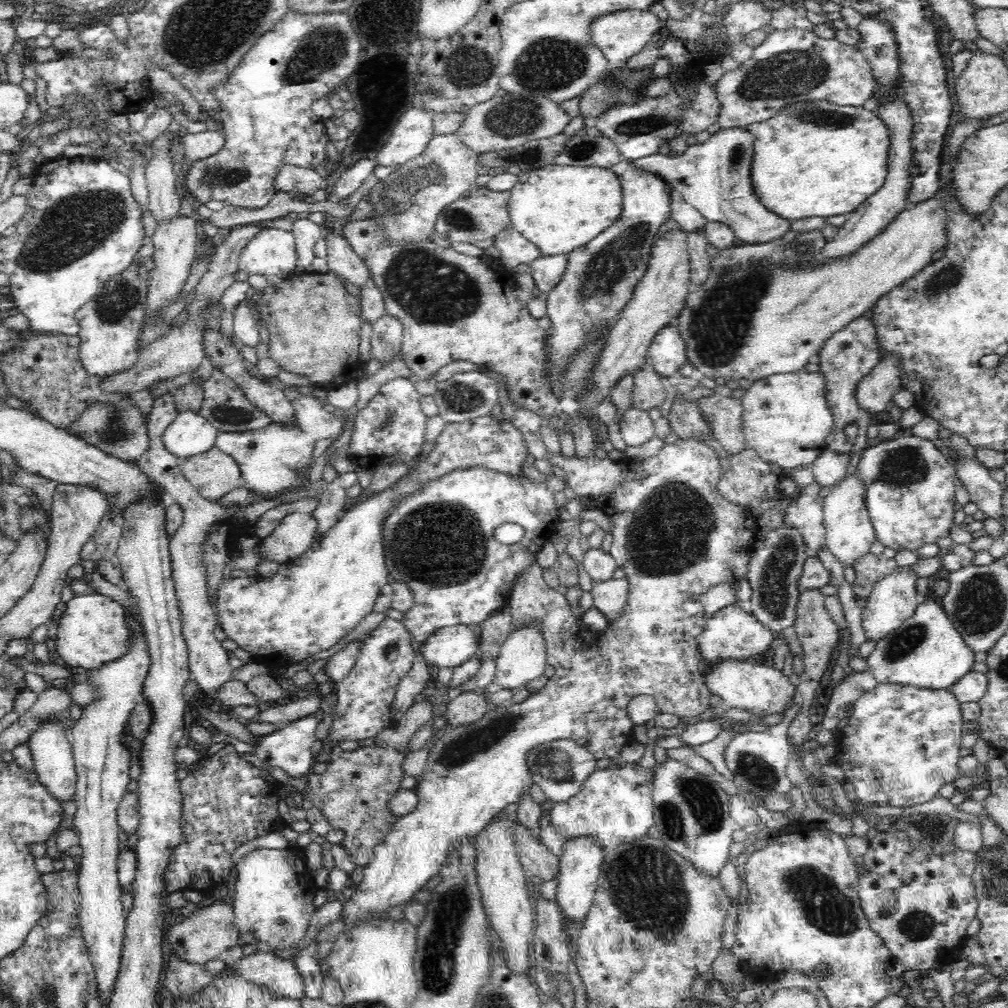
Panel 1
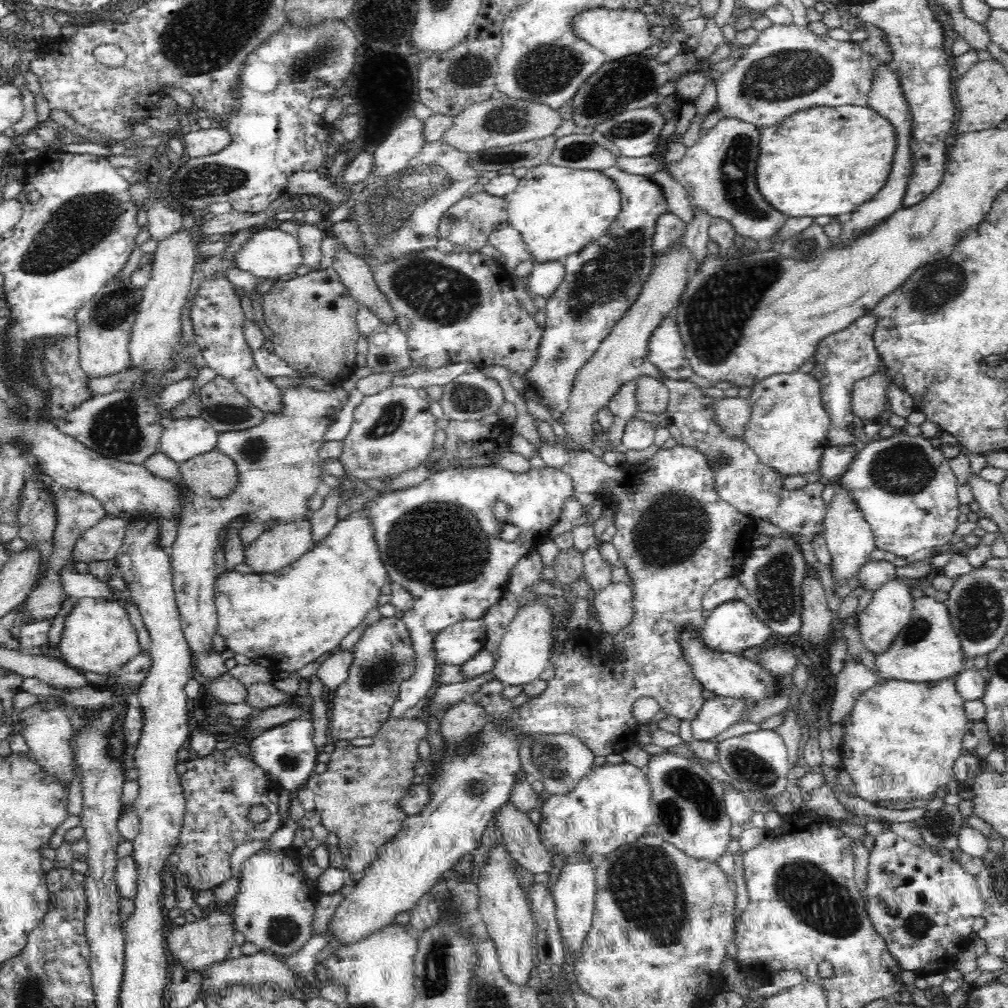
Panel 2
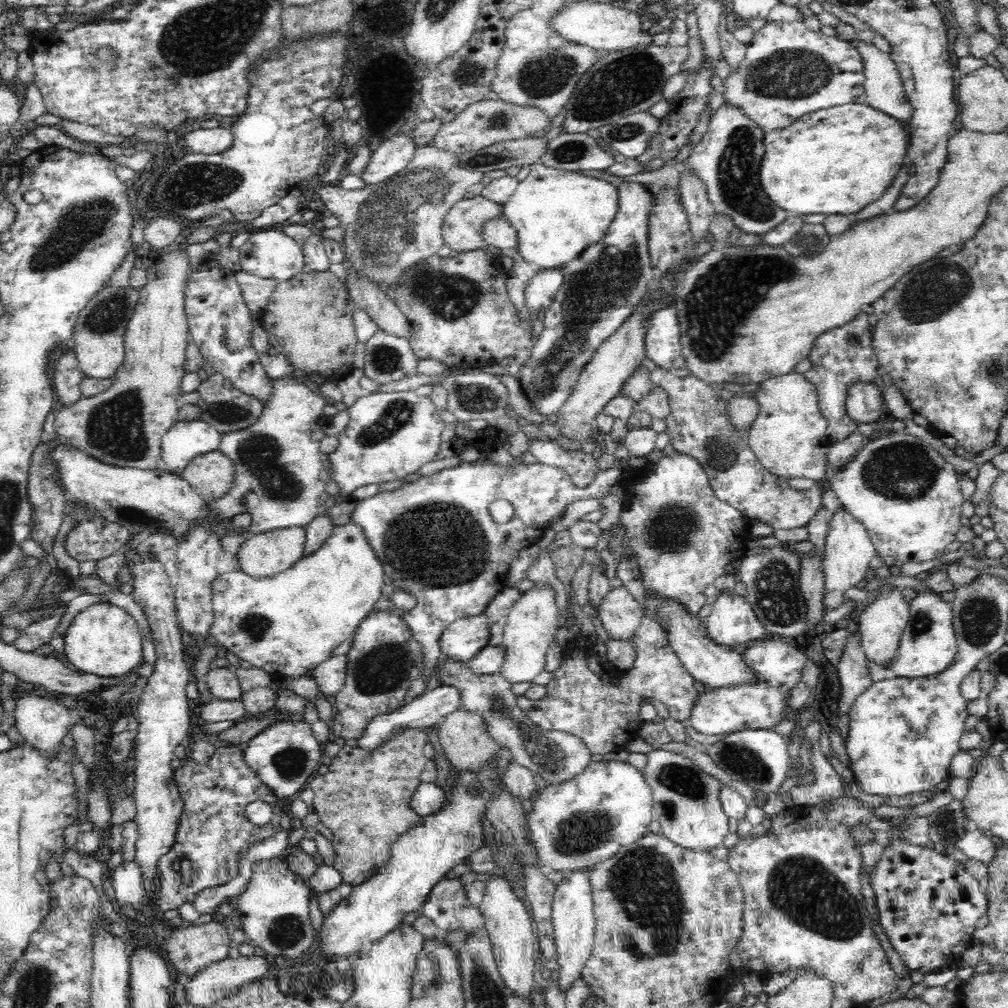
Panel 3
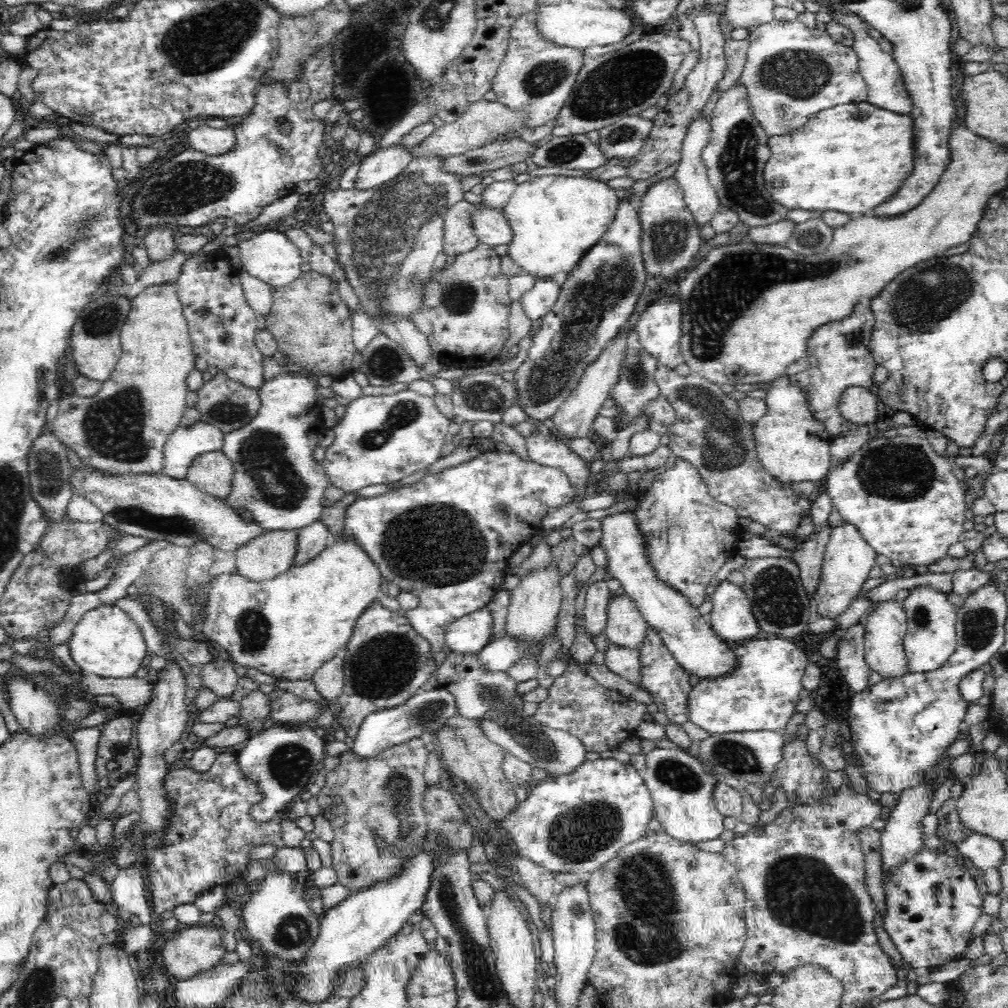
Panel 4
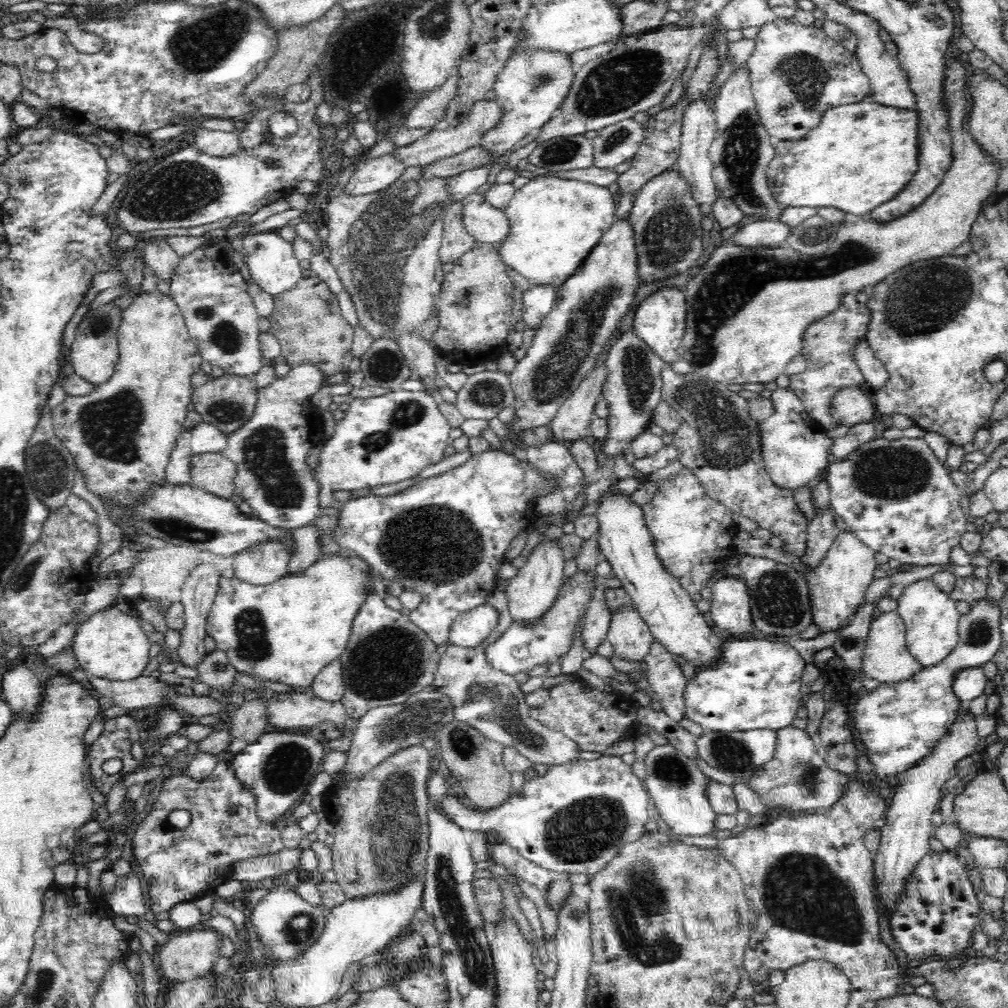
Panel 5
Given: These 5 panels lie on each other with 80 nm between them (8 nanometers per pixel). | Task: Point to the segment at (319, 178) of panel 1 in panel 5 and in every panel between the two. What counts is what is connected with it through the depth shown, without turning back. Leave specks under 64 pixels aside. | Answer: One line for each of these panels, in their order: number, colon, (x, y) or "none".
2: (398, 213)
3: (389, 225)
4: (388, 236)
5: (385, 244)

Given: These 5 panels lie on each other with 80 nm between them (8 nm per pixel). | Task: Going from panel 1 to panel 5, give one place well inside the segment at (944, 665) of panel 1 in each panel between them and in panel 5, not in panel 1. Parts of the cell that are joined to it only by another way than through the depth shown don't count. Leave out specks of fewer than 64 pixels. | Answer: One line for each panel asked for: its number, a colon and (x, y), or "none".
2: (928, 649)
3: (928, 646)
4: (931, 638)
5: (930, 615)

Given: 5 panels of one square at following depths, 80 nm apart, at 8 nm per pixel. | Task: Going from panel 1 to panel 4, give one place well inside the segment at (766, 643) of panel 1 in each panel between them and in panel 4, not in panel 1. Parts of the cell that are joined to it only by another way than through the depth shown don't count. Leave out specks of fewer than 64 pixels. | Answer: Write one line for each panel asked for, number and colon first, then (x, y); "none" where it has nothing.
2: (733, 628)
3: (733, 624)
4: (732, 620)

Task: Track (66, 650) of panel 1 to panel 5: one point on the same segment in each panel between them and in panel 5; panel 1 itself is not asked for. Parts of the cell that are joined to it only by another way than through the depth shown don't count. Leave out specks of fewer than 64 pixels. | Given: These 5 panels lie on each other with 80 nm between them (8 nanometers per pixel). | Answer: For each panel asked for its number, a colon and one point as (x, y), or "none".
2: (98, 636)
3: (103, 639)
4: (106, 641)
5: (111, 644)

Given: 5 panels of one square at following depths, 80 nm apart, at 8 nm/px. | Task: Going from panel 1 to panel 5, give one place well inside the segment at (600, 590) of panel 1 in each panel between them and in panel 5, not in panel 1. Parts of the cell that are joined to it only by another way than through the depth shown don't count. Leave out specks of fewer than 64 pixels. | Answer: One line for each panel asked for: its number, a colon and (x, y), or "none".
2: (613, 602)
3: (620, 613)
4: (625, 626)
5: (628, 632)

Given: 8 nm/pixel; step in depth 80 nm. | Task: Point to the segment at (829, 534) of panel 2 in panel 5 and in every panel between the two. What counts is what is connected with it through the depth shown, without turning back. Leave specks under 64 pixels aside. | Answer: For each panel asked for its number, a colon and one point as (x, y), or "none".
3: (849, 549)
4: (848, 559)
5: (837, 587)

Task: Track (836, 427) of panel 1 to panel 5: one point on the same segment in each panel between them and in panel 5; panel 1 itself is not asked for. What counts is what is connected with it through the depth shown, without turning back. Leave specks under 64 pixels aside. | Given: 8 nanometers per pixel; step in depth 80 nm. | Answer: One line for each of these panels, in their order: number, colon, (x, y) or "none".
2: (842, 358)
3: (842, 356)
4: (839, 354)
5: (828, 346)

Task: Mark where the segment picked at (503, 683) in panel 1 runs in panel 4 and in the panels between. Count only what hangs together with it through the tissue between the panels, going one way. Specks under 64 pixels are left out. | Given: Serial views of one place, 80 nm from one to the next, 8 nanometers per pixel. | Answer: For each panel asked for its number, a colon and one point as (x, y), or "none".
2: (524, 652)
3: (532, 625)
4: (532, 617)

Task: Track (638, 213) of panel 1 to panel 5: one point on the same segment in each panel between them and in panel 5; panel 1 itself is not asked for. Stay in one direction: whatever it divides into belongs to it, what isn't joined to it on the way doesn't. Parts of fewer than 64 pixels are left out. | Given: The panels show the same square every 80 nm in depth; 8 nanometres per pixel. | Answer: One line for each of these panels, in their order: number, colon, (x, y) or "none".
2: (601, 280)
3: (602, 285)
4: (599, 293)
5: (591, 302)

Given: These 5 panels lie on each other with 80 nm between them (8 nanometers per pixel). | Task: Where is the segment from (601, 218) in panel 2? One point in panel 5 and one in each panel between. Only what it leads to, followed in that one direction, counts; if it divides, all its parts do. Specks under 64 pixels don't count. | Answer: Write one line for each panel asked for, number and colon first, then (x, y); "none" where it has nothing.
3: (557, 213)
4: (555, 219)
5: (555, 222)

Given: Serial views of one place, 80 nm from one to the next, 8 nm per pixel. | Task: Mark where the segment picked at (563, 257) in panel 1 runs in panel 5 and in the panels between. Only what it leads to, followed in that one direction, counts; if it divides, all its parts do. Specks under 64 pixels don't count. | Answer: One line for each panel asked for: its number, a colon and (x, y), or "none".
2: (545, 276)
3: (542, 287)
4: (538, 300)
5: (538, 301)

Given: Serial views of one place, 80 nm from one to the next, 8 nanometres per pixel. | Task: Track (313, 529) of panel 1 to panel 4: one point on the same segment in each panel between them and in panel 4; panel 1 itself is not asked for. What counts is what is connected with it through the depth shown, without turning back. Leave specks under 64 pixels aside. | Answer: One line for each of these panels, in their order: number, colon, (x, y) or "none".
2: (281, 545)
3: (272, 552)
4: (273, 553)

